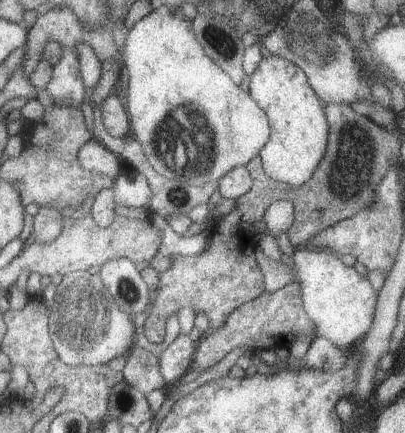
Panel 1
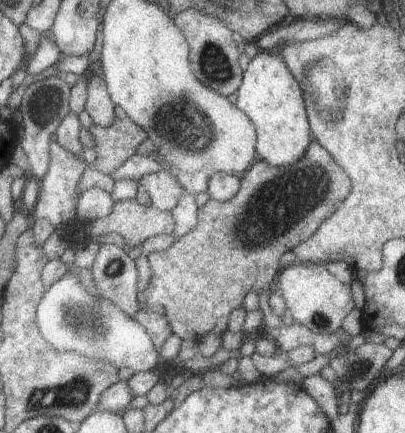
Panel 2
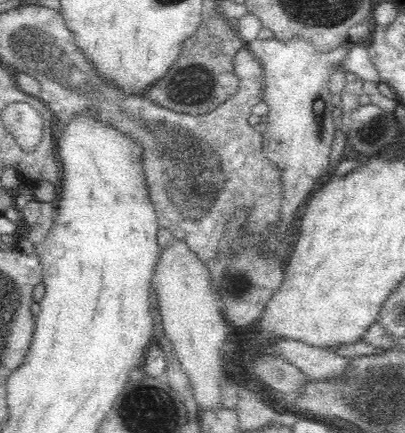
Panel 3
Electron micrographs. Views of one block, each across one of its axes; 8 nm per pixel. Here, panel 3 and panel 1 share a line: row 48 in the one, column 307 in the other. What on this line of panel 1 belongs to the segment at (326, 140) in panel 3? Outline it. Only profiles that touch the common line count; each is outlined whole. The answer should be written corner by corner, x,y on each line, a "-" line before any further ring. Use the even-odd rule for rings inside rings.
295,246
293,266
297,270
297,280
301,286
301,304
313,324
313,332
307,338
297,338
291,342
289,358
301,360
311,342
317,338
329,340
339,350
351,350
357,342
361,342
361,338
365,338
367,330
373,326
377,292
371,288
369,280
361,278
355,268
343,266
341,258
331,250

